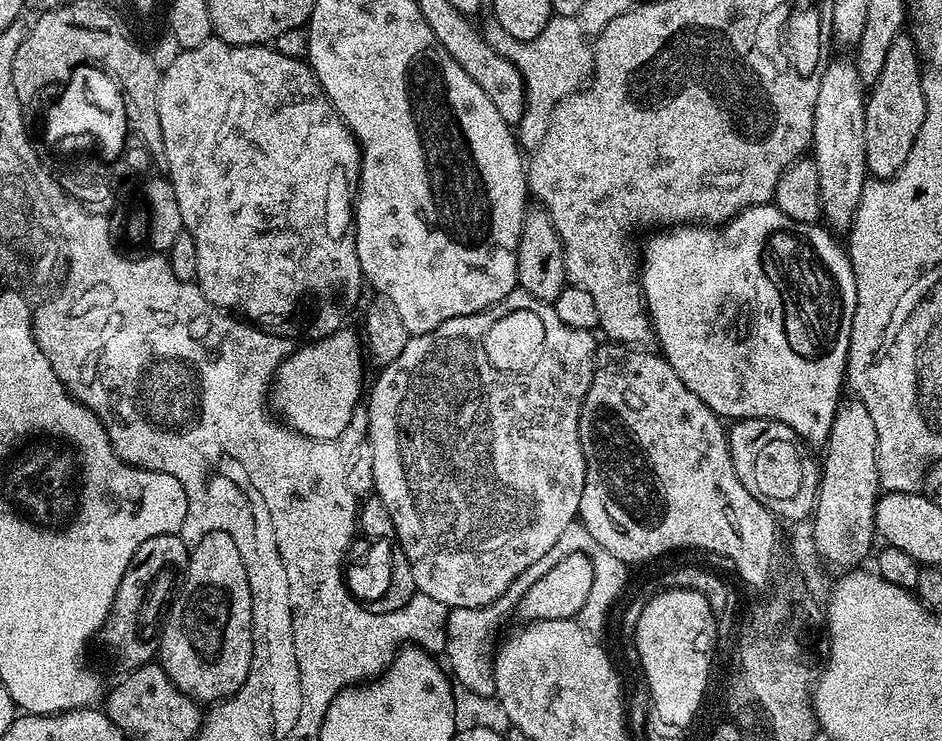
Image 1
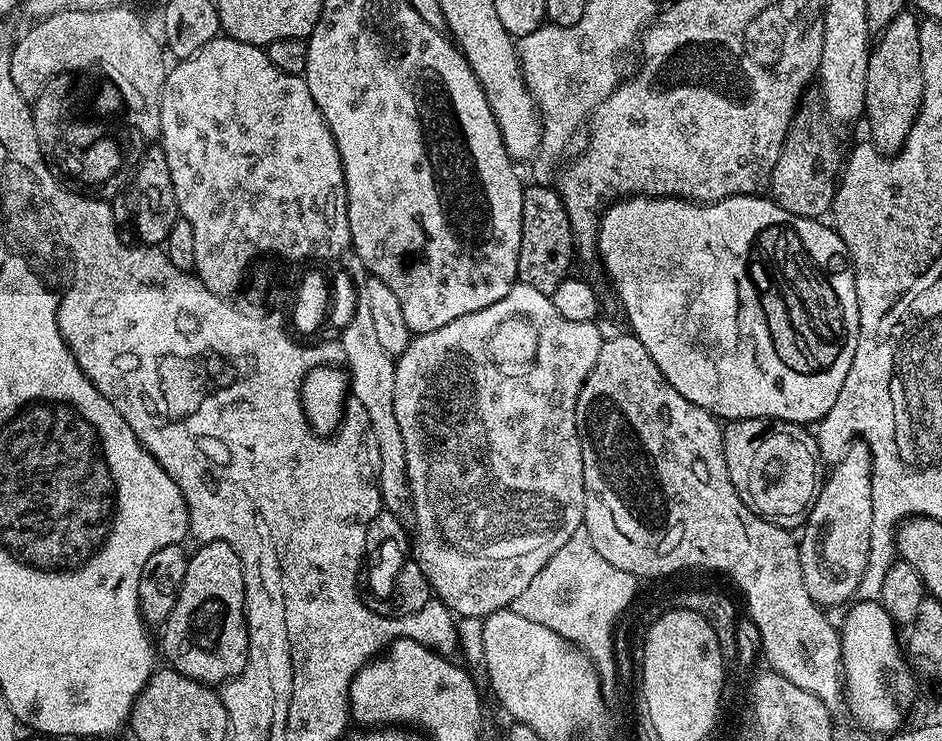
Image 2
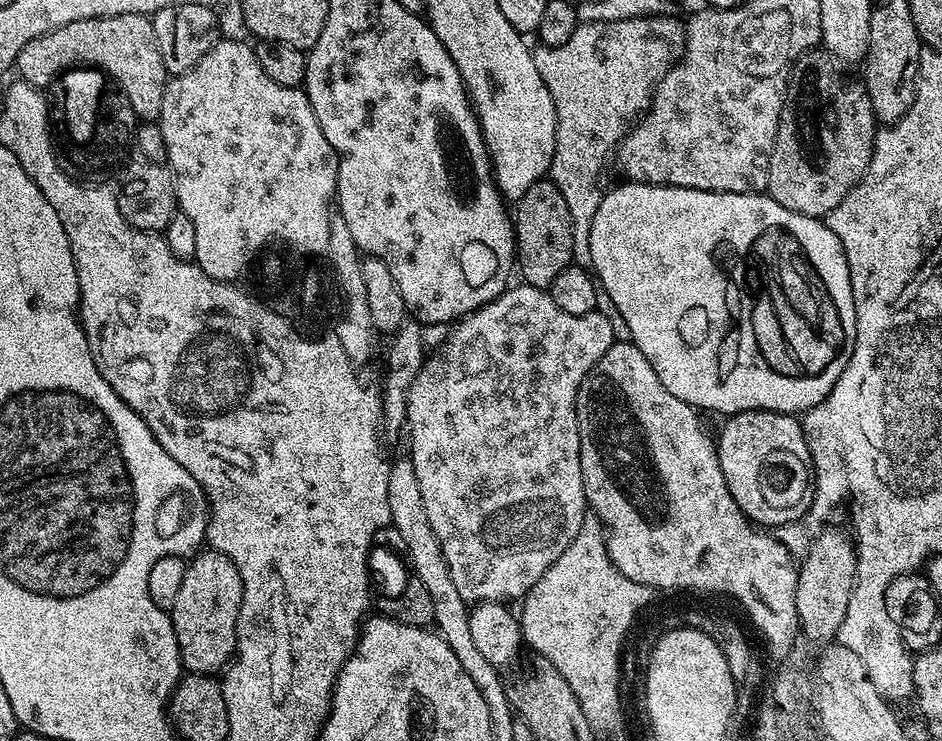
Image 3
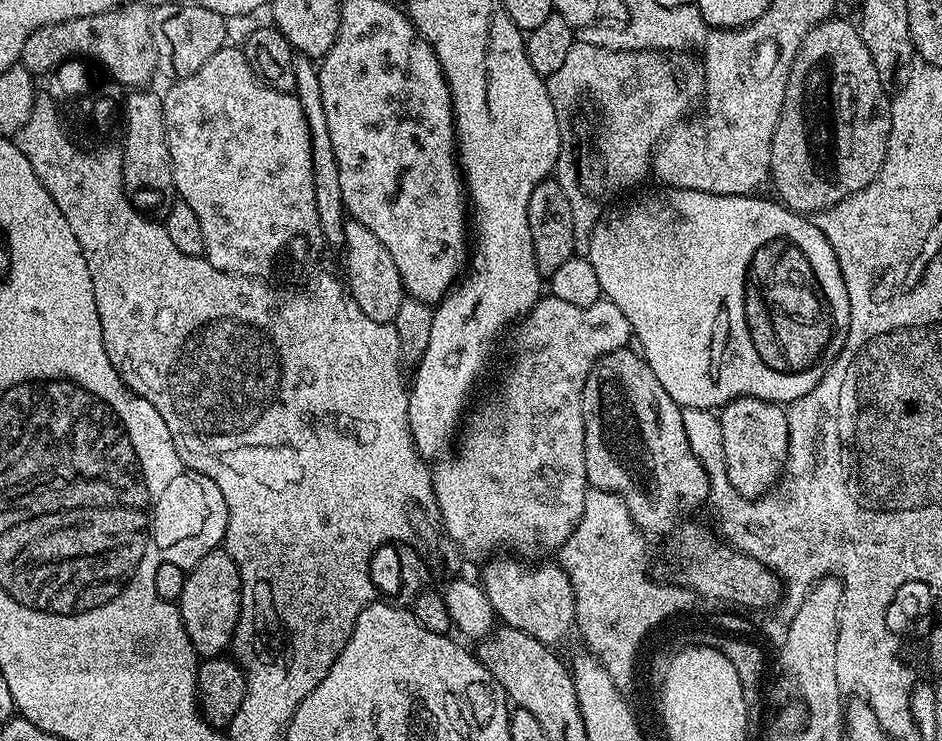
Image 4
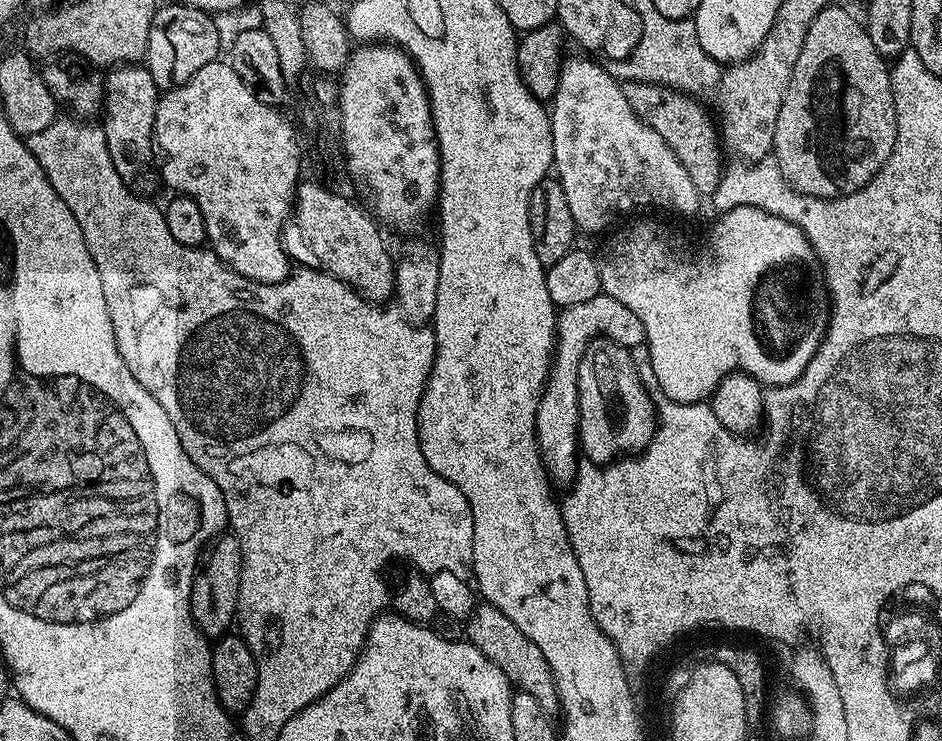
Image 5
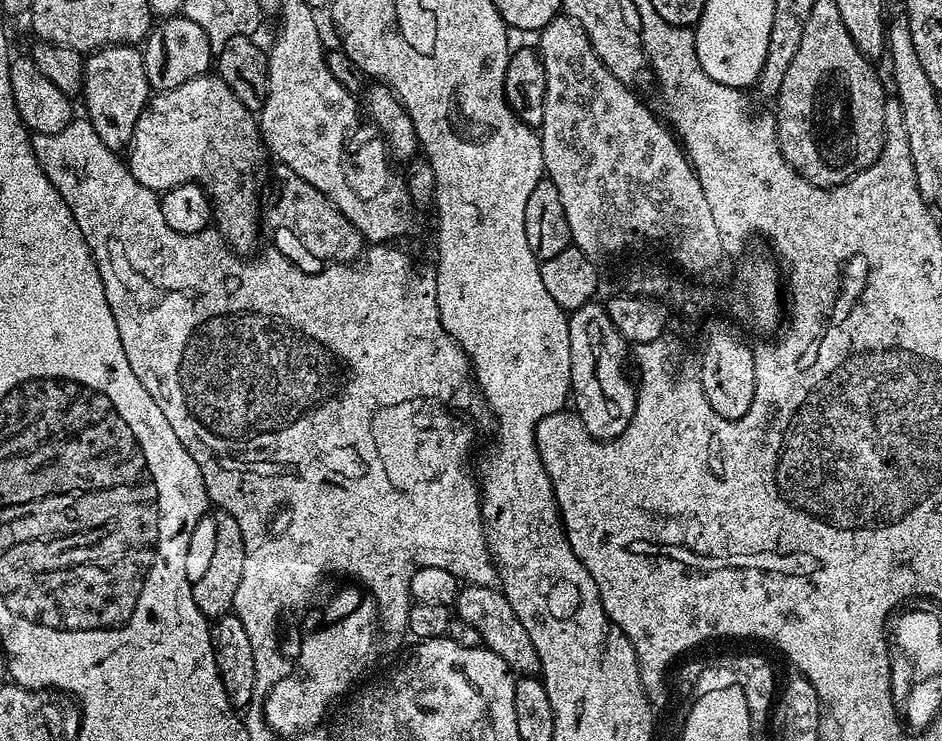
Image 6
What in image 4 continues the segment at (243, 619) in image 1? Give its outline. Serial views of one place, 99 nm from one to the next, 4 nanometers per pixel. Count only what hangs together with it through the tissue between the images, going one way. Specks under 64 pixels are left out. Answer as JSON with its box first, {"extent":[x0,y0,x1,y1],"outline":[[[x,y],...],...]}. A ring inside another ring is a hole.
{"extent":[178,552,240,657],"outline":[[[228,552],[206,554],[191,568],[184,577],[178,607],[188,642],[194,646],[197,657],[219,656],[231,645],[240,617],[240,571]]]}

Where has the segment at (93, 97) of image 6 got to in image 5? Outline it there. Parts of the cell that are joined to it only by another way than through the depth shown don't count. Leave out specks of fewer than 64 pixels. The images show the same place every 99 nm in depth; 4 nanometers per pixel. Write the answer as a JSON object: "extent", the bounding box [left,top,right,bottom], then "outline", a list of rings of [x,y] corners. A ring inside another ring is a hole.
{"extent":[102,63,162,198],"outline":[[[139,63],[122,64],[111,69],[112,73],[104,76],[104,99],[102,109],[102,127],[106,134],[108,153],[112,155],[114,170],[118,170],[118,178],[136,196],[145,198],[155,197],[155,192],[162,188],[162,181],[154,163],[152,165],[152,152],[154,156],[154,118],[160,105],[161,89],[156,87],[154,78],[148,73],[147,67]]]}

